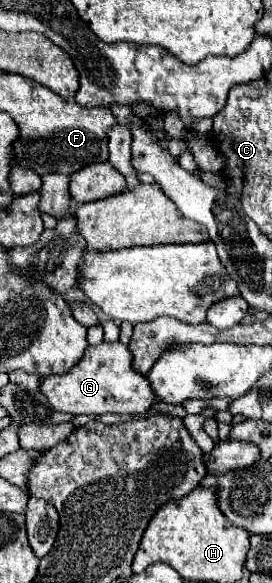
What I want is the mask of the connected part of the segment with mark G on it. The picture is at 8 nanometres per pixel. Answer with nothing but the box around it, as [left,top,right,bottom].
[40,341,156,415]

